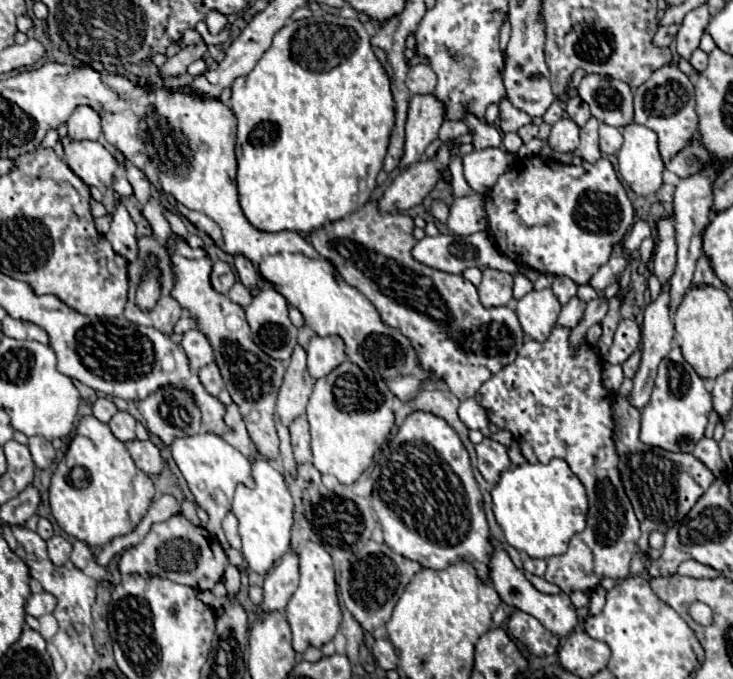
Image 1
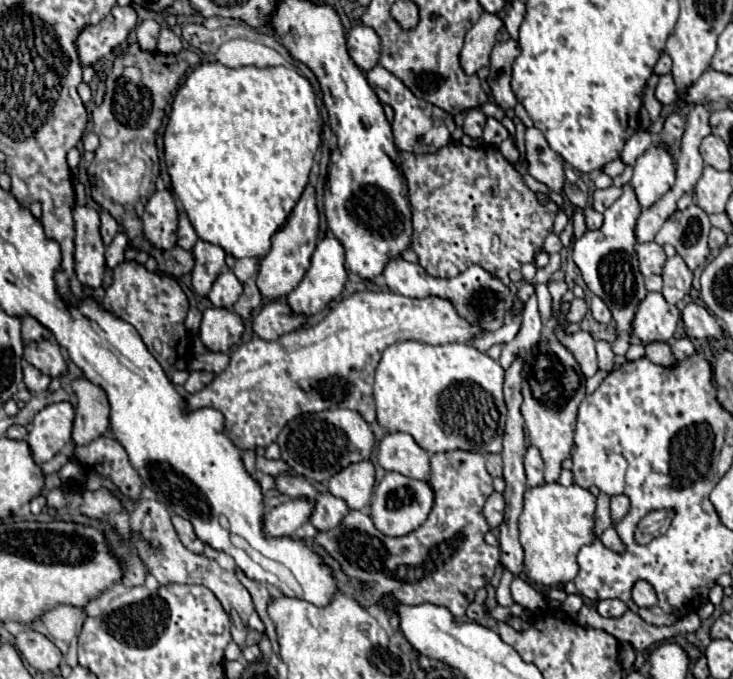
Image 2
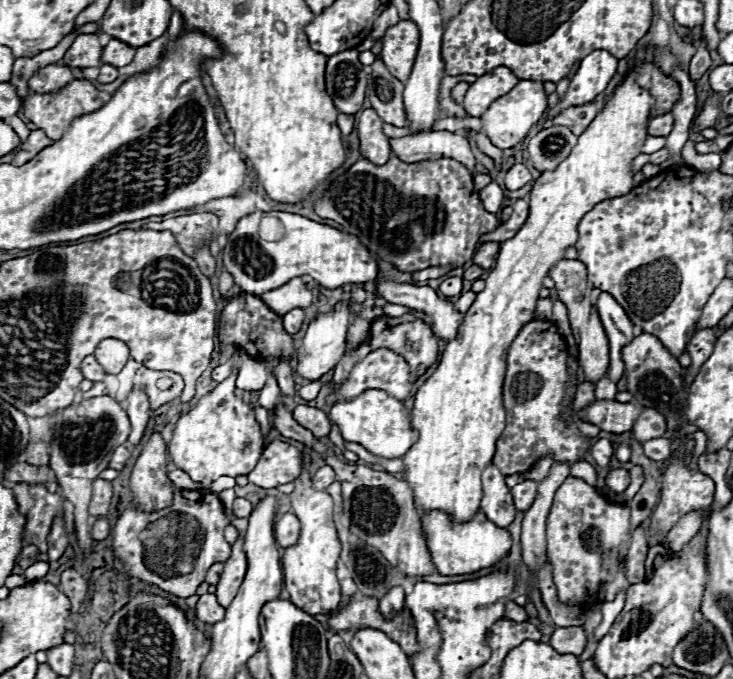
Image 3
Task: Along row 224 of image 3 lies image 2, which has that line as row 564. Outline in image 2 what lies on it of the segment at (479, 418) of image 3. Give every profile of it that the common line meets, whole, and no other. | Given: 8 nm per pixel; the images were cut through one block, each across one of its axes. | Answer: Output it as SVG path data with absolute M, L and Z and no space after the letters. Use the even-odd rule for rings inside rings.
M542 484L524 492L524 510L518 518L520 544L524 548L524 574L530 582L552 586L566 584L578 574L576 556L584 544L592 542L596 496L586 488L572 484Z

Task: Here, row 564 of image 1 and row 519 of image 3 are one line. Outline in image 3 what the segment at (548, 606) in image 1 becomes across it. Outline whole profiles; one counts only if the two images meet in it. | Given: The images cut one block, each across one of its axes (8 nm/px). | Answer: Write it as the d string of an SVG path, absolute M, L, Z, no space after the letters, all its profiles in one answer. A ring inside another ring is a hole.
M490 464L484 472L482 472L482 502L480 502L480 510L500 528L508 528L514 518L516 518L516 508L512 504L512 494L510 488L504 482L504 474Z

